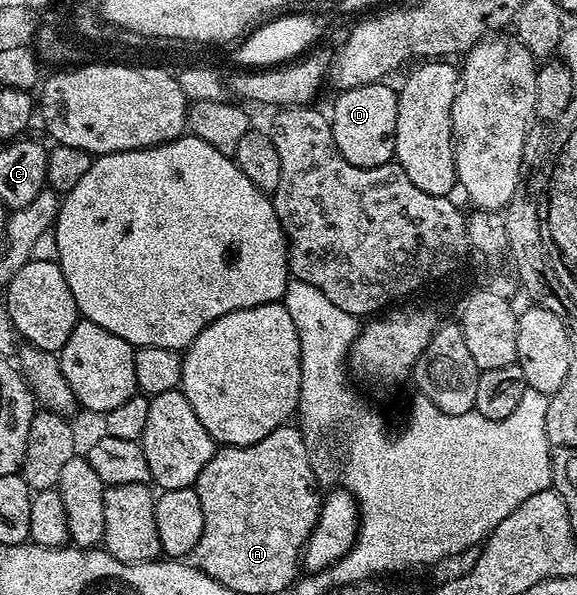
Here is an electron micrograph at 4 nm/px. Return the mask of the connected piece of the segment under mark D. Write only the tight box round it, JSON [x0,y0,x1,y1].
[330,83,398,167]

